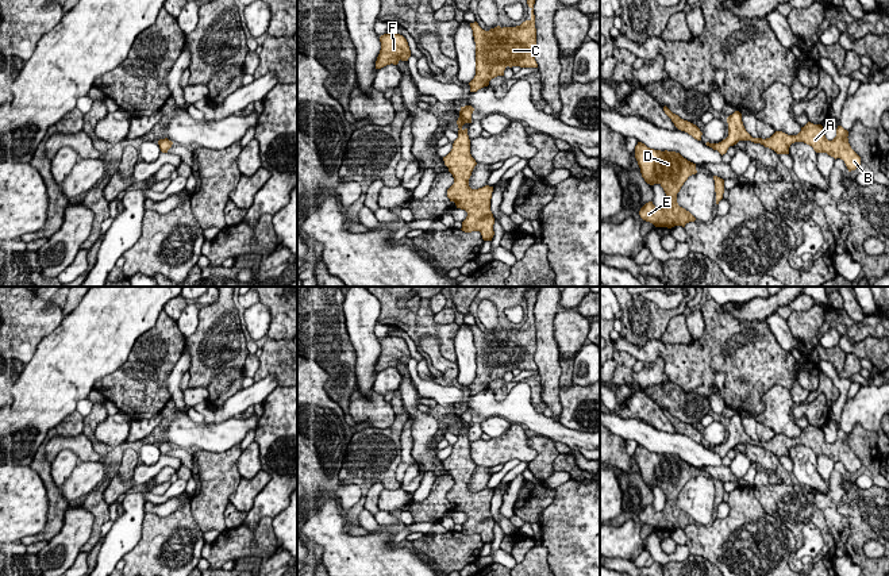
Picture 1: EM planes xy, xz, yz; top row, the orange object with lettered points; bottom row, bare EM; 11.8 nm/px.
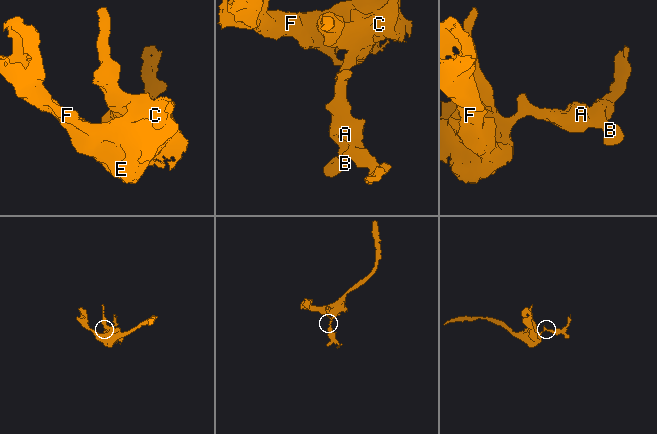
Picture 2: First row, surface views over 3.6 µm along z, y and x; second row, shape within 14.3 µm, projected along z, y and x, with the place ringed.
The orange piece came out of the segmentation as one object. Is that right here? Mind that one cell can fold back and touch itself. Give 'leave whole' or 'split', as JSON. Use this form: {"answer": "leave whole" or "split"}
{"answer": "leave whole"}

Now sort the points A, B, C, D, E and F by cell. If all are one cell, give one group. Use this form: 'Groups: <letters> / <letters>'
Groups: A B C D E F

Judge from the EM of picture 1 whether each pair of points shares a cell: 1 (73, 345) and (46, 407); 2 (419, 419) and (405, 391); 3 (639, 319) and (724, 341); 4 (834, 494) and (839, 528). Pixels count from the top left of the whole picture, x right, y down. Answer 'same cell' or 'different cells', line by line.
1: same cell
2: same cell
3: different cells
4: same cell

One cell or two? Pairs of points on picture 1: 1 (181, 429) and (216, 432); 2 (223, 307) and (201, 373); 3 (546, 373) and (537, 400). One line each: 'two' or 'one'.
1: one
2: one
3: two

